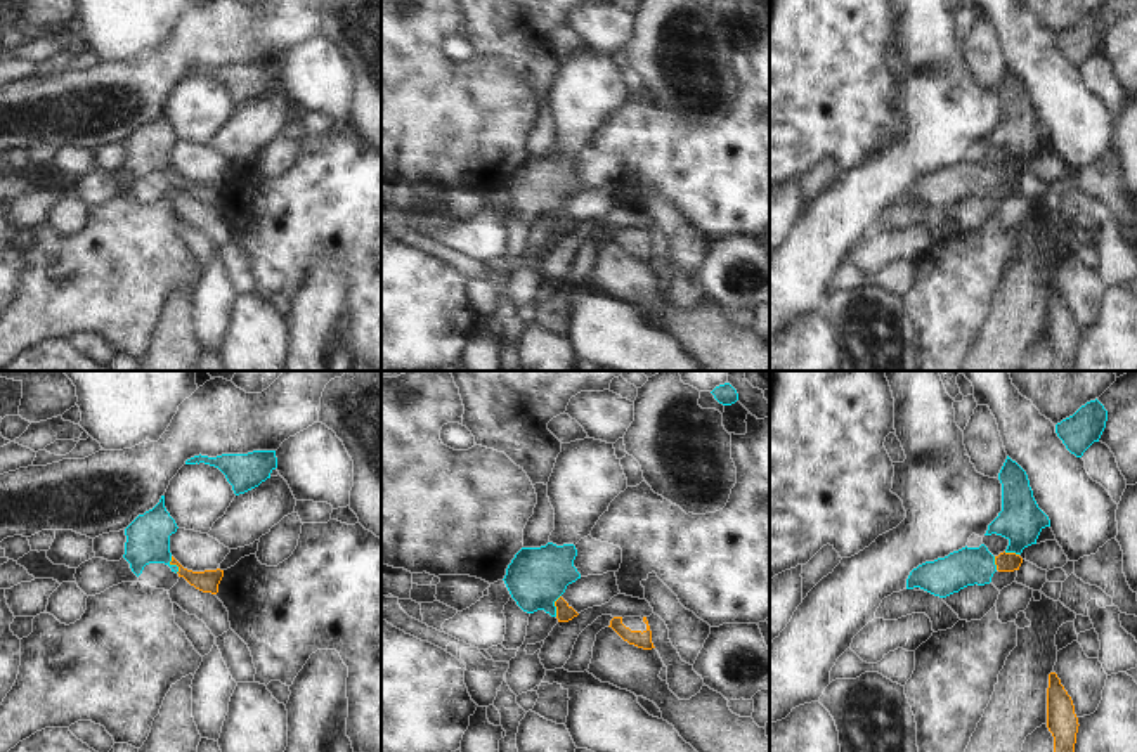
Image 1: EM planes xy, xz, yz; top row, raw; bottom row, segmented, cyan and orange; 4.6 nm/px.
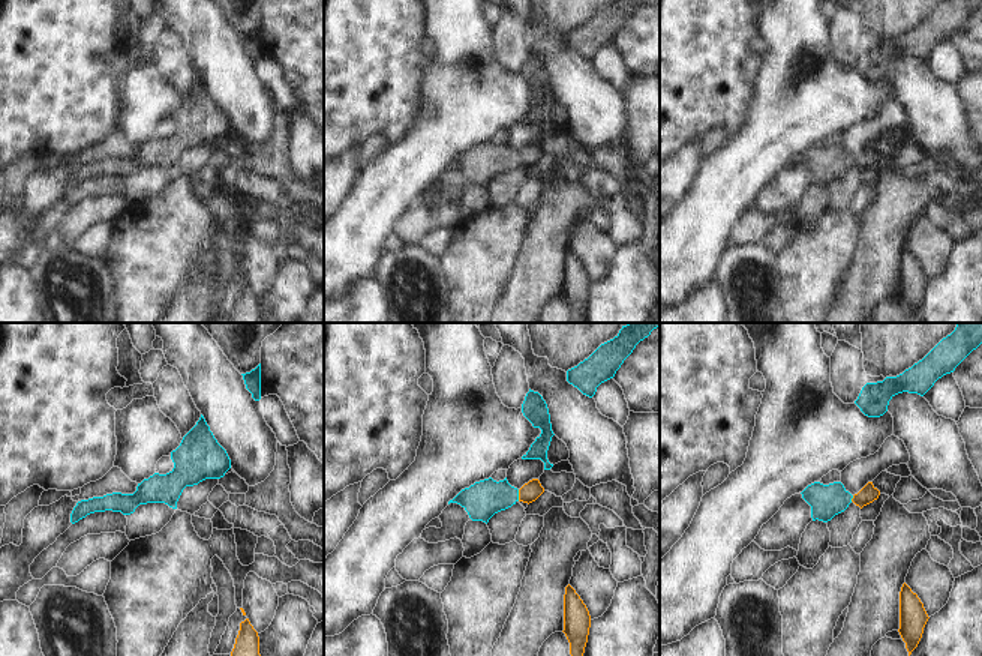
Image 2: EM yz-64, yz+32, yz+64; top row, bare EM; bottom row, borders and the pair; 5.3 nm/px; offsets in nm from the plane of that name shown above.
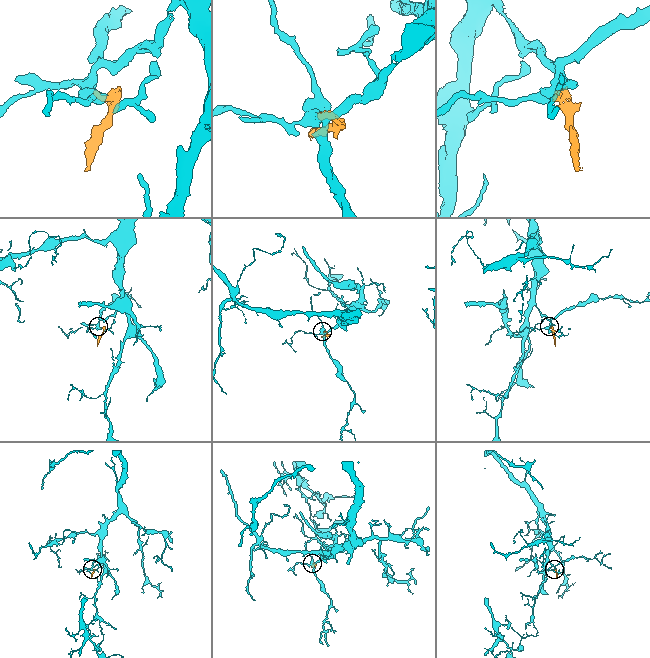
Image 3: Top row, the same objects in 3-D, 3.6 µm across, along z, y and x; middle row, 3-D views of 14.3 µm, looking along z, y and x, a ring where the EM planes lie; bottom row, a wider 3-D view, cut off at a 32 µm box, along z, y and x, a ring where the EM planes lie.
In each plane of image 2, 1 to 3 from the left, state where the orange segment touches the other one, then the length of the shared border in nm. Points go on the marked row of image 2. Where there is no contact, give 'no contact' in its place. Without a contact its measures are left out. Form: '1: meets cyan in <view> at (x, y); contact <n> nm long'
1: no contact
2: meets cyan in yz+32 at (517, 496); contact 60 nm long
3: meets cyan in yz+64 at (852, 497); contact 40 nm long

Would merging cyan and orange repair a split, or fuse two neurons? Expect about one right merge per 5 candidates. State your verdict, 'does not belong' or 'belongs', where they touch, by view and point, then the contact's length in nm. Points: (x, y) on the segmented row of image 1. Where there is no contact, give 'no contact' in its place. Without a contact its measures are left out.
does not belong; contact xy (174, 565); length 90 nm

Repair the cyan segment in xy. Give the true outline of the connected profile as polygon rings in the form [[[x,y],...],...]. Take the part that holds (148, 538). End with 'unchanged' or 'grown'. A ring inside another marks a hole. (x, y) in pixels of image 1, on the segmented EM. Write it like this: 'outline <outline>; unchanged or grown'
outline [[[165,496],[159,502],[139,515],[127,528],[127,542],[123,558],[130,563],[132,572],[139,577],[146,565],[165,563],[172,572],[179,572],[172,565],[170,535],[177,532],[177,523],[165,508]]]; unchanged

